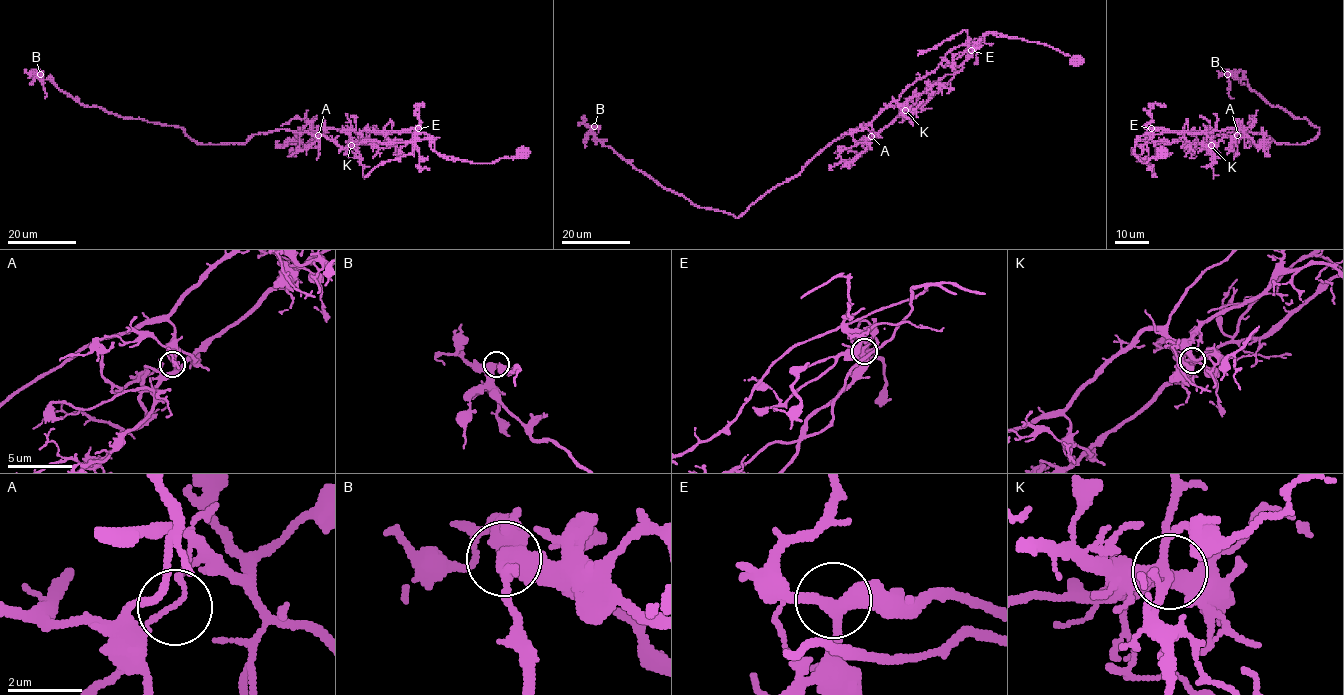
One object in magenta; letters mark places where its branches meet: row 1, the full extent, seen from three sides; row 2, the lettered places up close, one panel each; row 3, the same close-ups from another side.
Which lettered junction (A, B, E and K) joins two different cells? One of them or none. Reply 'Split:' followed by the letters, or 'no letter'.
Split: A

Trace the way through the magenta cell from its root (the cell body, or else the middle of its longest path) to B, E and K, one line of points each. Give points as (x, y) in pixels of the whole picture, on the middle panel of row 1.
B: (1077, 60), (992, 33), (953, 47), (870, 122), (830, 142), (738, 217), (662, 187), (605, 146), (594, 126)
E: (1077, 60), (1045, 44), (991, 33), (985, 33), (981, 44), (971, 52), (969, 50), (971, 50)
K: (1077, 60), (1045, 44), (988, 33), (953, 47), (933, 71), (910, 84), (898, 101), (905, 110)

